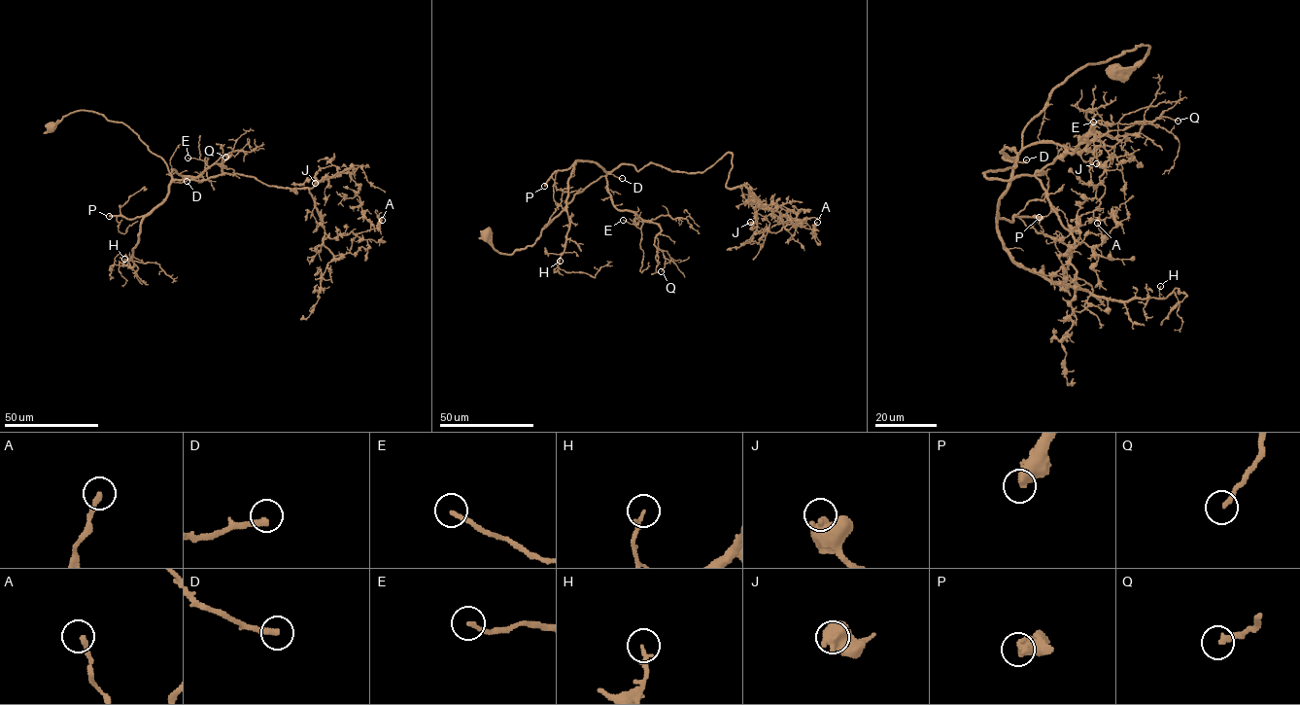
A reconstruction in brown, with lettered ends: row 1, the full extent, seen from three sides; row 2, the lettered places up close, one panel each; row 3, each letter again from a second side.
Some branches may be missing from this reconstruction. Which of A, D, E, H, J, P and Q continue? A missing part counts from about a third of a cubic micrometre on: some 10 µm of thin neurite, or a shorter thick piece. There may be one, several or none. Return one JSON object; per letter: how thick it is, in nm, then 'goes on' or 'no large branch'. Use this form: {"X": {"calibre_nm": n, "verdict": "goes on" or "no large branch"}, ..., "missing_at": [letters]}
{"A": {"calibre_nm": 240, "verdict": "no large branch"}, "D": {"calibre_nm": 280, "verdict": "goes on"}, "E": {"calibre_nm": 190, "verdict": "no large branch"}, "H": {"calibre_nm": 150, "verdict": "no large branch"}, "J": {"calibre_nm": 650, "verdict": "no large branch"}, "P": {"calibre_nm": 600, "verdict": "goes on"}, "Q": {"calibre_nm": 240, "verdict": "no large branch"}, "missing_at": ["D", "P"]}

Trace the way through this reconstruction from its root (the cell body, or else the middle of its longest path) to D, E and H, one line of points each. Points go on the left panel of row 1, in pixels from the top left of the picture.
D: (51, 128), (75, 112), (100, 113), (109, 120), (128, 126), (164, 161), (172, 182), (187, 181)
E: (51, 128), (70, 113), (91, 111), (128, 126), (170, 173), (198, 176), (207, 167), (203, 160), (188, 158)
H: (51, 128), (75, 112), (100, 113), (128, 126), (166, 164), (168, 194), (142, 221), (134, 264), (124, 259)

